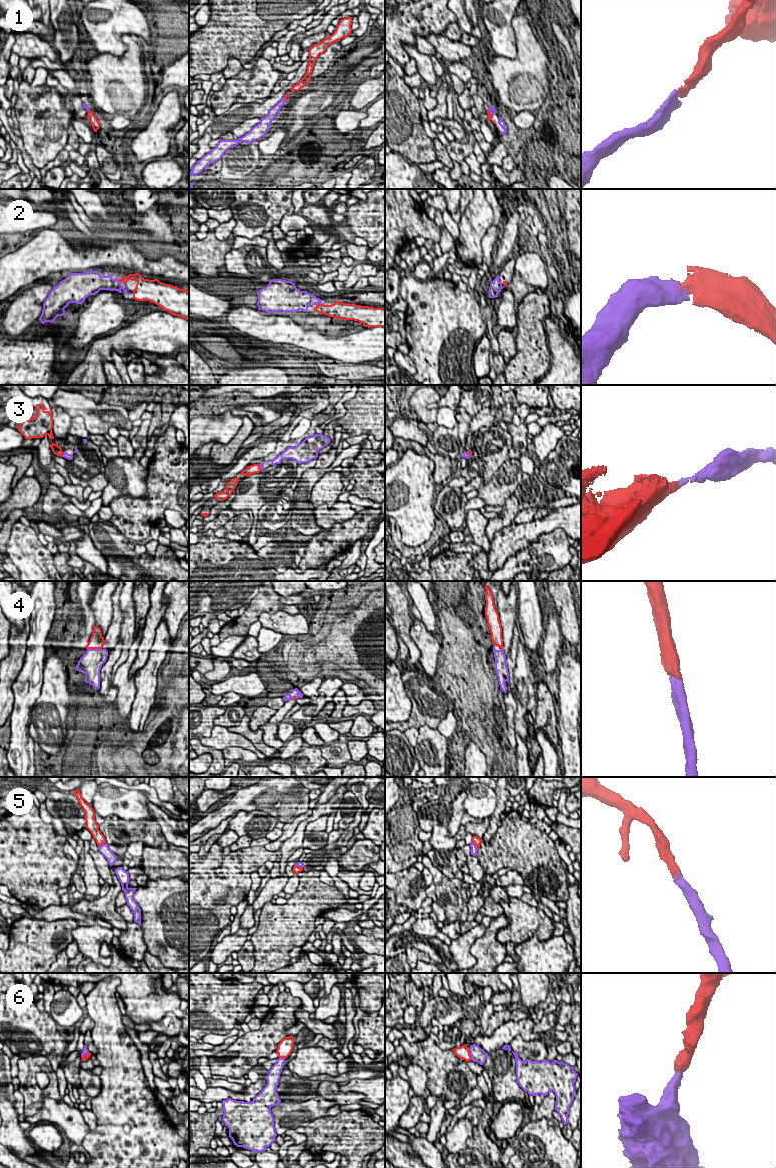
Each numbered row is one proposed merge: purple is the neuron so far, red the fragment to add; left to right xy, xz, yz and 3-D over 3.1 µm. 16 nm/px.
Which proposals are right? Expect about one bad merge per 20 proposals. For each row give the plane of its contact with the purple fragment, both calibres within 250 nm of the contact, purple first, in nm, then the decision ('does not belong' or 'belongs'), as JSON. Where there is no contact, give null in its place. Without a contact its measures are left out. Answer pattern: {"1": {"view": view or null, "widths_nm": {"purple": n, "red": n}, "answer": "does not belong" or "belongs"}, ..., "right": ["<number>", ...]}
{"1": {"view": "yz", "widths_nm": {"purple": 90, "red": 60}, "answer": "belongs"}, "2": {"view": "xz", "widths_nm": {"purple": 280, "red": 190}, "answer": "belongs"}, "3": {"view": "xz", "widths_nm": {"purple": 60, "red": 160}, "answer": "belongs"}, "4": {"view": "xy", "widths_nm": {"purple": 360, "red": 220}, "answer": "belongs"}, "5": {"view": "yz", "widths_nm": {"purple": 100, "red": 140}, "answer": "belongs"}, "6": {"view": "yz", "widths_nm": {"purple": 220, "red": 220}, "answer": "belongs"}, "right": ["1", "2", "3", "4", "5", "6"]}

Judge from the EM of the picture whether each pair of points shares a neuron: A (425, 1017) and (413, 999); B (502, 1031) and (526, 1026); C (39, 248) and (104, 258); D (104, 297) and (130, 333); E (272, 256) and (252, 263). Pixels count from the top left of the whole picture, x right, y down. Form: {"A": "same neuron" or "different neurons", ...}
{"A": "different neurons", "B": "same neuron", "C": "same neuron", "D": "different neurons", "E": "different neurons"}

